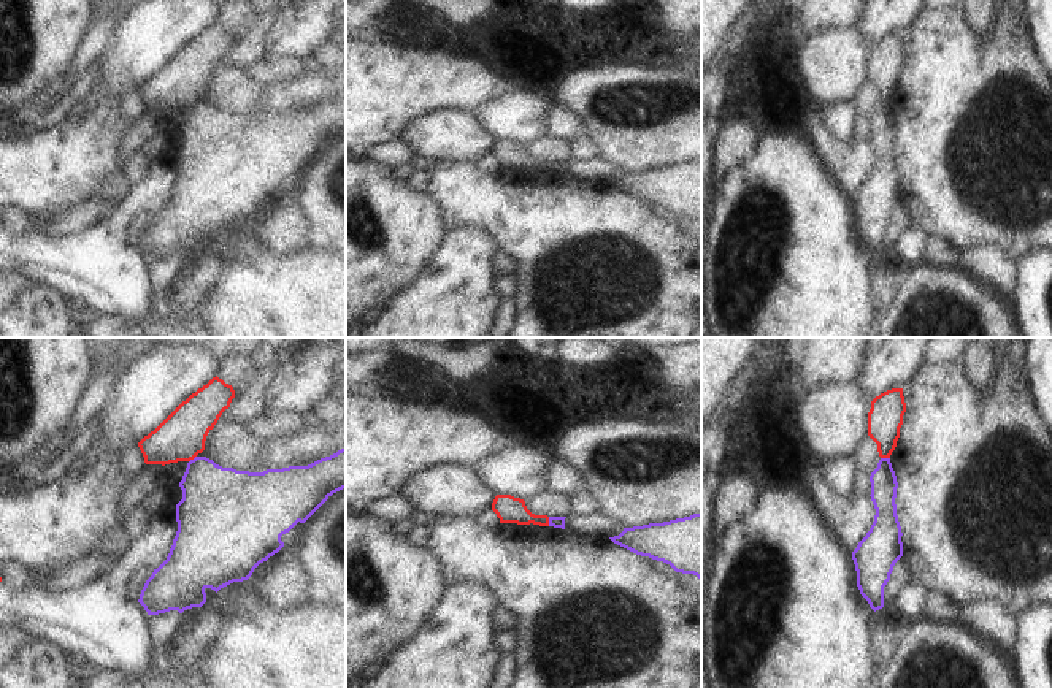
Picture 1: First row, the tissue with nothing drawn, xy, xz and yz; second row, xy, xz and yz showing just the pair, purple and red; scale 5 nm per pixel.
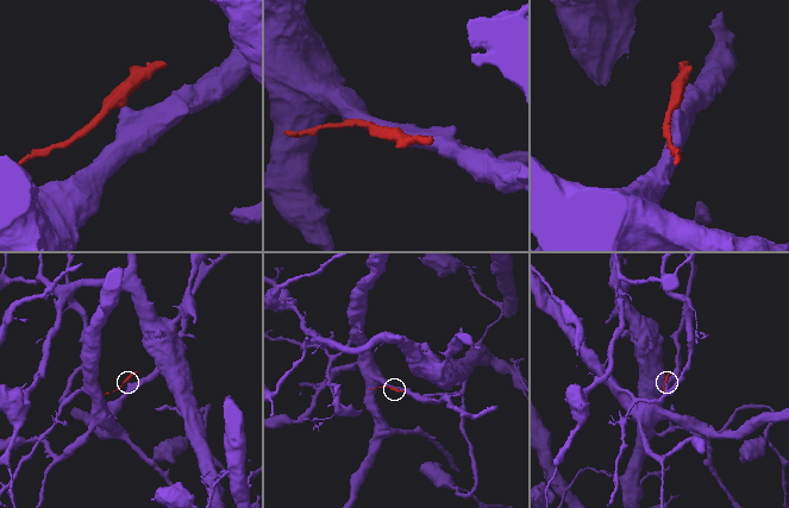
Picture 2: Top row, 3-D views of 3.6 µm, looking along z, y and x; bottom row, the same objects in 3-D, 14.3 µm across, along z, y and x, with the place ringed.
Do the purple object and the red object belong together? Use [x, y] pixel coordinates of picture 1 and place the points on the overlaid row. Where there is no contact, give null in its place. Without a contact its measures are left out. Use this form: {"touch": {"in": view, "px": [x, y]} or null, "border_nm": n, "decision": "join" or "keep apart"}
{"touch": {"in": "xz", "px": [549, 522]}, "border_nm": 50, "decision": "keep apart"}

